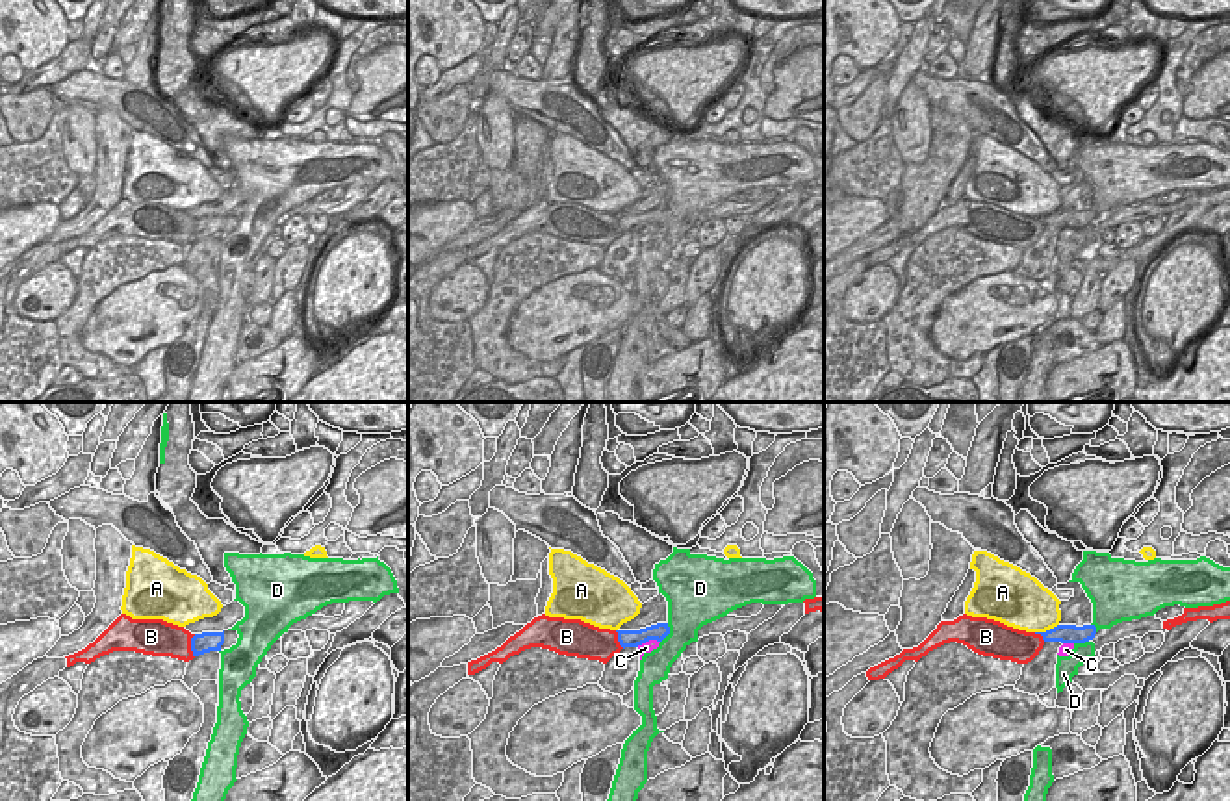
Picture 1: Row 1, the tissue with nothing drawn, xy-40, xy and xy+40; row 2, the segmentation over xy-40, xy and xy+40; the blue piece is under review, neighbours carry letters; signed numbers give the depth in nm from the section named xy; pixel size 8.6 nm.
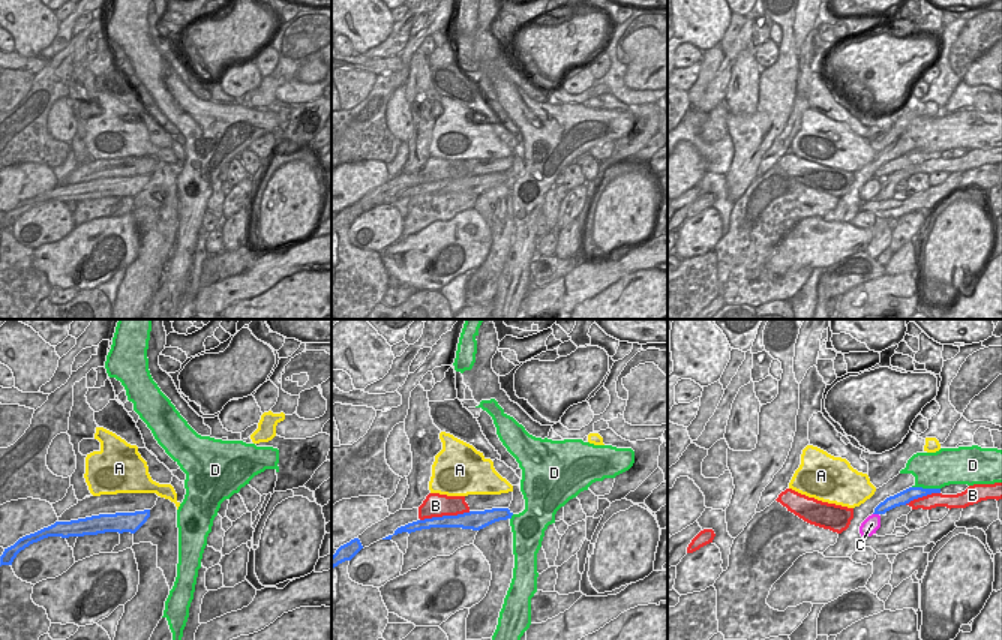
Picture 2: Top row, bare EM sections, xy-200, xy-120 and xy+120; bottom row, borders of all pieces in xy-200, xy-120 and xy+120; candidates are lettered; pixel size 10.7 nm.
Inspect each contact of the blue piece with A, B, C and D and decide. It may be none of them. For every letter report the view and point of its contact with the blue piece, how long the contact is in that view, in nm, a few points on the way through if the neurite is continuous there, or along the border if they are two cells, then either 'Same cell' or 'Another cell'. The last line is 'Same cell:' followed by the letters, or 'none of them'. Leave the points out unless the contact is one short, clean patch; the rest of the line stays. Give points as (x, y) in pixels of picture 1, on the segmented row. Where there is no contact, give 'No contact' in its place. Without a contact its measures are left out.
A: Touches blue at xy+40 (1047, 631). Shared border 220 nm. Another cell
B: Touches blue at xy-40 (192, 646). Shared border 200 nm. Another cell
C: Touches blue at xy (648, 640). Shared border 220 nm. Boundary: xy (659, 640), (637, 646). Another cell
D: Touches blue at xy (668, 633). Shared border 190 nm. Another cell
Same cell: none of them

